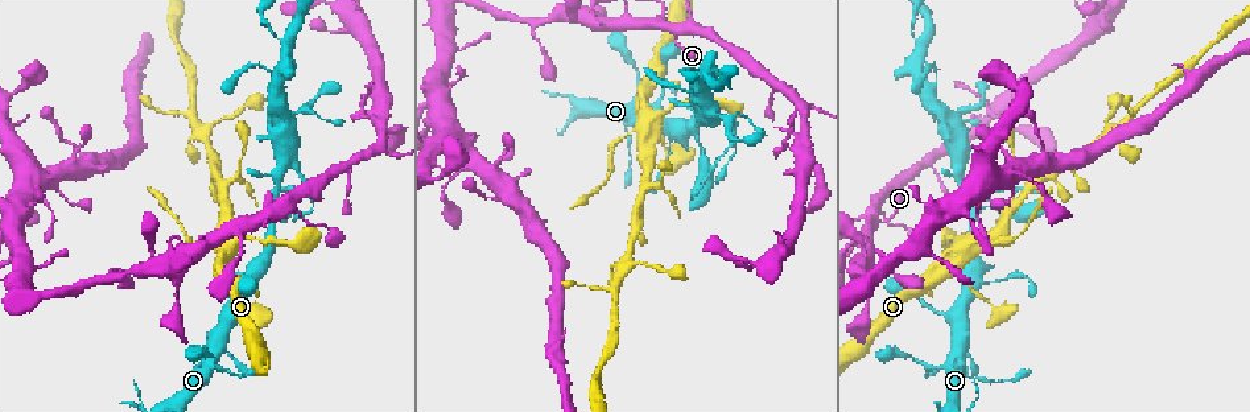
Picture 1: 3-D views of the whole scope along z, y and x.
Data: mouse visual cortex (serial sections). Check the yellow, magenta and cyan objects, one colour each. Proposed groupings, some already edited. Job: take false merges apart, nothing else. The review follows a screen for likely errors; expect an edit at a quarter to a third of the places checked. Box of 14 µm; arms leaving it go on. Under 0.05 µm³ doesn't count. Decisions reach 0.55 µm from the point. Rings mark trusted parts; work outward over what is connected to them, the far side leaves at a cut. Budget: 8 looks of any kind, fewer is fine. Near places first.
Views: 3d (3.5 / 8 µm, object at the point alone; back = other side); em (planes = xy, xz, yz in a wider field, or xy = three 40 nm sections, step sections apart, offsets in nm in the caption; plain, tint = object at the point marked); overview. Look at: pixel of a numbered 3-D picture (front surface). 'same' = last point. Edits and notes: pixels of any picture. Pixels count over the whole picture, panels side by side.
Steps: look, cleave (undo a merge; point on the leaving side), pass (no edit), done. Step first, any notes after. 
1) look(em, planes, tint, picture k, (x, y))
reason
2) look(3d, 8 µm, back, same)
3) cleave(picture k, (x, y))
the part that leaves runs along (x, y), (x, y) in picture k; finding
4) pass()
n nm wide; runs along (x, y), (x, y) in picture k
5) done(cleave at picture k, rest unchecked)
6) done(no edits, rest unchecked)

look(3d, 8 µm, picture 1, (379, 147))
branch point

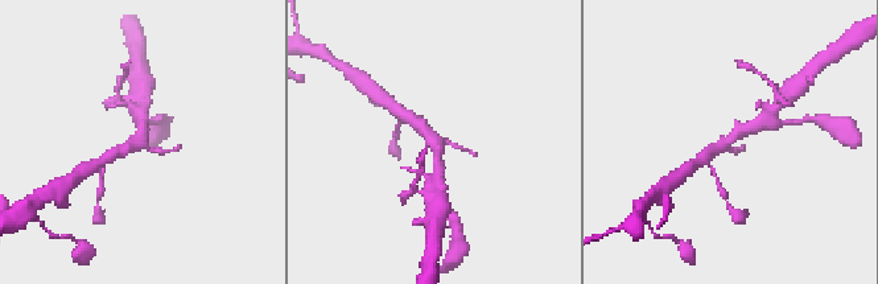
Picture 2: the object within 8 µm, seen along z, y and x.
look(3d, 3.5 µm, picture 2, (135, 144))
closer look

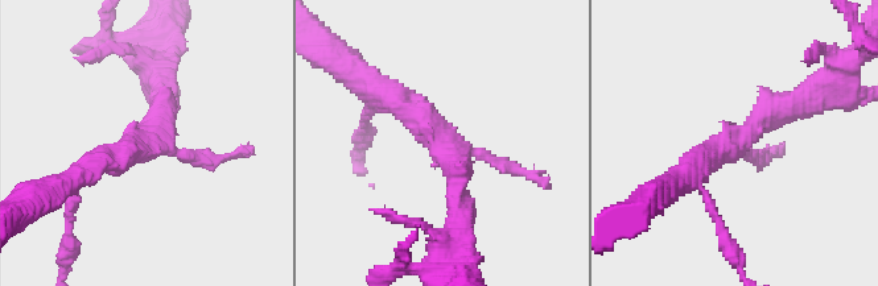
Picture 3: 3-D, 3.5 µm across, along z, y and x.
look(em, xy, step 5, tint, picture 3, (741, 138))
3 arms; arms of 150, 300, 300 nm; shape alone is not enough

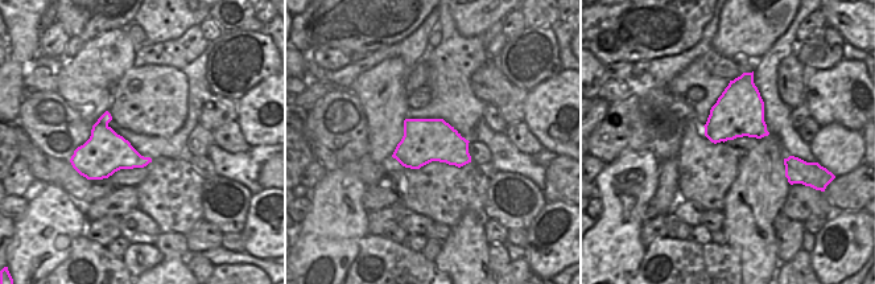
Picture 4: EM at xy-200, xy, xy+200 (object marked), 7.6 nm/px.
pass()
runs along (380, 91), (457, 165), (461, 212) in picture 3; one cell here

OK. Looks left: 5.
look(3d, 3.5 µm, picture 1, (988, 113))
abrupt turn

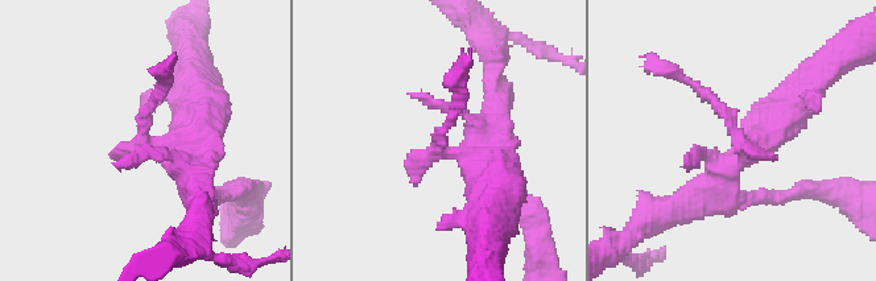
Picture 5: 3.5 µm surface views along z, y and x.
pass()
runs along (198, 187), (145, 139), (162, 82) in picture 5; continuous, no second cell

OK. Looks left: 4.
look(3d, 3.5 µm, picture 1, (304, 179))
sharp bend

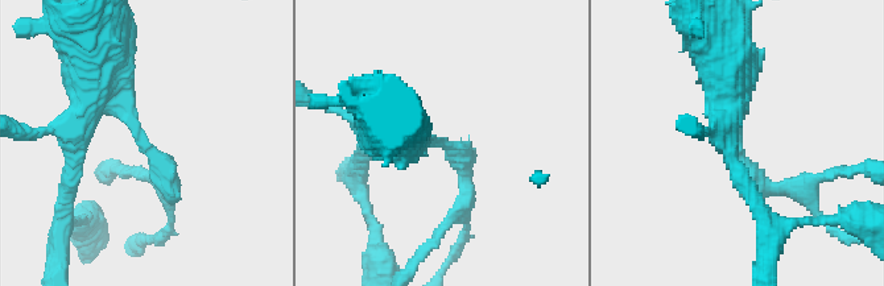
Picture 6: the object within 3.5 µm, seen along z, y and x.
look(em, xy, step 5, plain, picture 6, (444, 144))
arms of 200, 250 nm

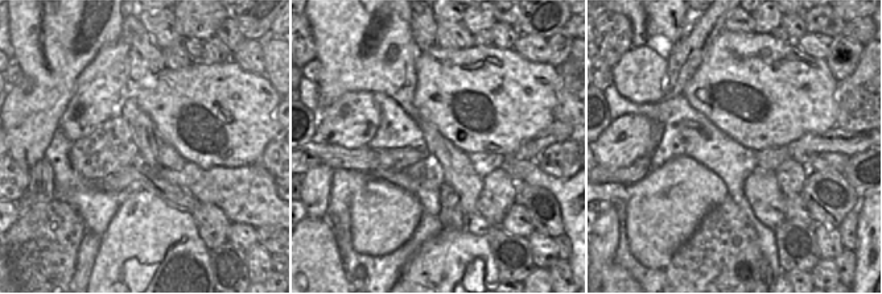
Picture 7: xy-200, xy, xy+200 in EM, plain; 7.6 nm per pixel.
look(em, xy, step 5, tint, same)

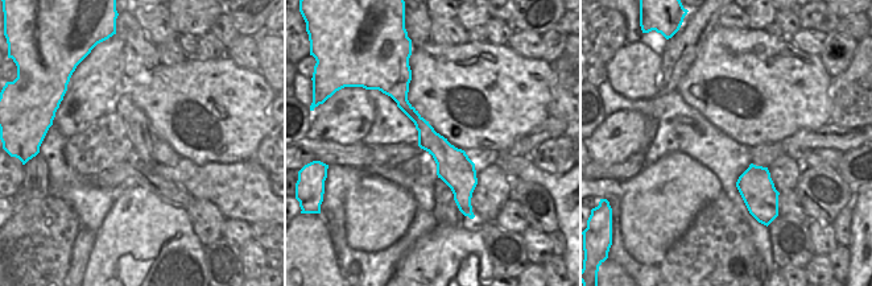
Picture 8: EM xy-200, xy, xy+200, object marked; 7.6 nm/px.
cleave(picture 6, (162, 191))
the part that leaves runs along (445, 145), (461, 152), (465, 203), (441, 233) in picture 6; a second cell is stuck on

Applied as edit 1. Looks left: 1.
done(cleave at picture 6, rest unchecked)

